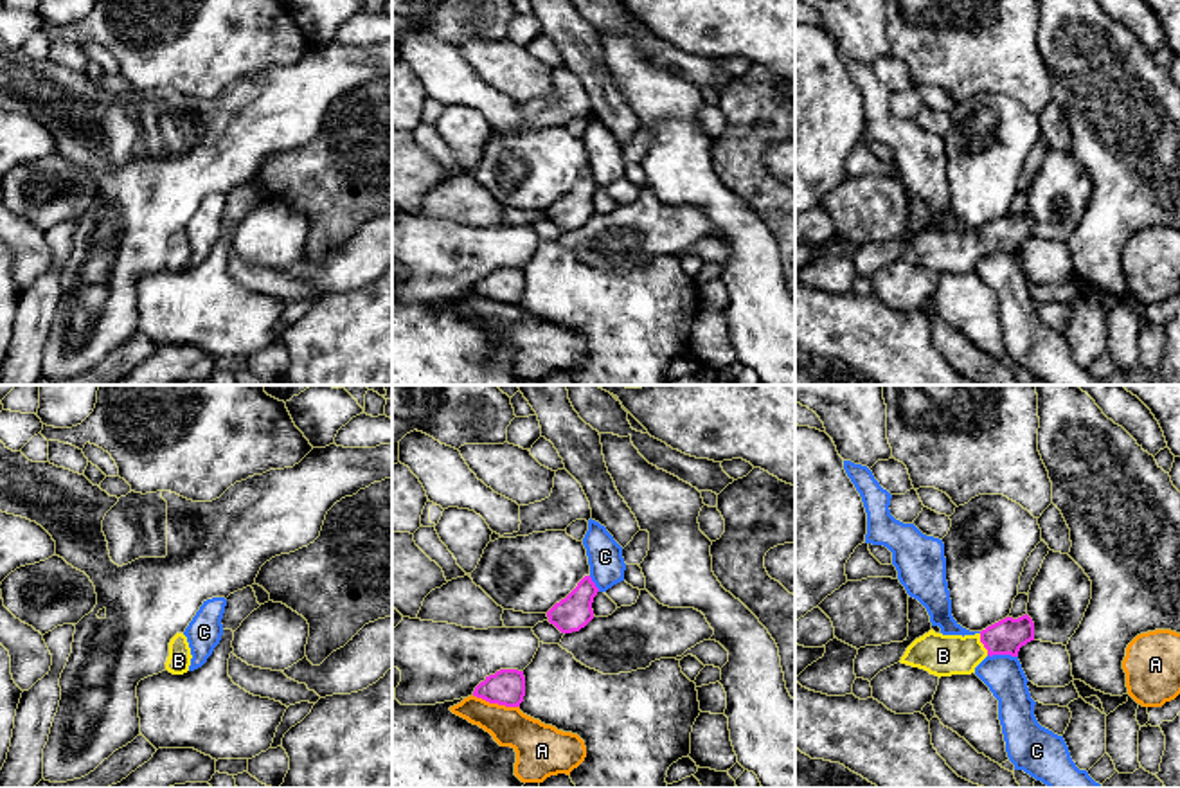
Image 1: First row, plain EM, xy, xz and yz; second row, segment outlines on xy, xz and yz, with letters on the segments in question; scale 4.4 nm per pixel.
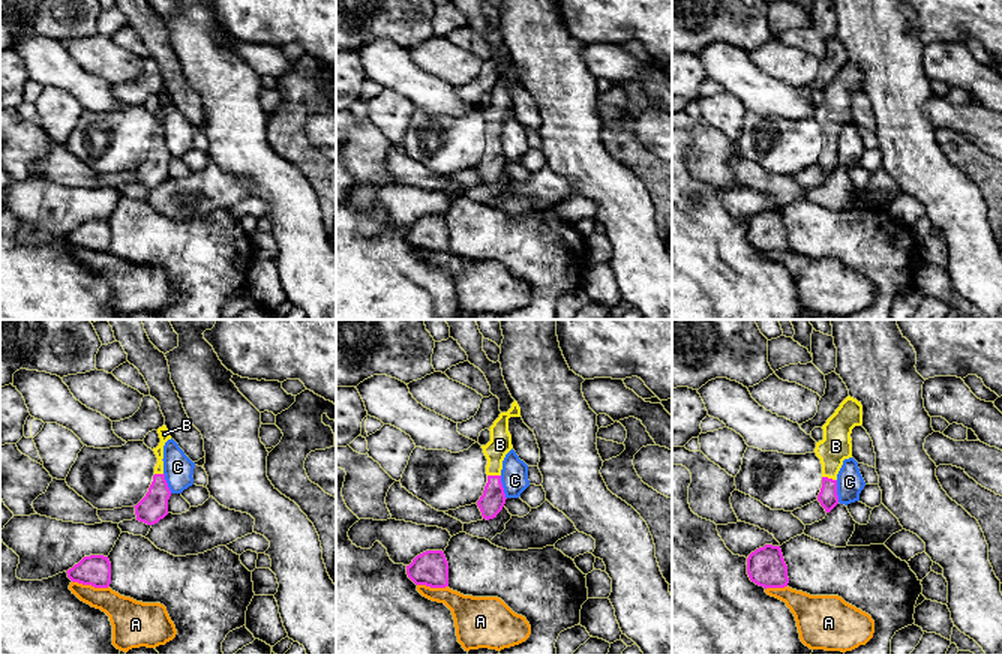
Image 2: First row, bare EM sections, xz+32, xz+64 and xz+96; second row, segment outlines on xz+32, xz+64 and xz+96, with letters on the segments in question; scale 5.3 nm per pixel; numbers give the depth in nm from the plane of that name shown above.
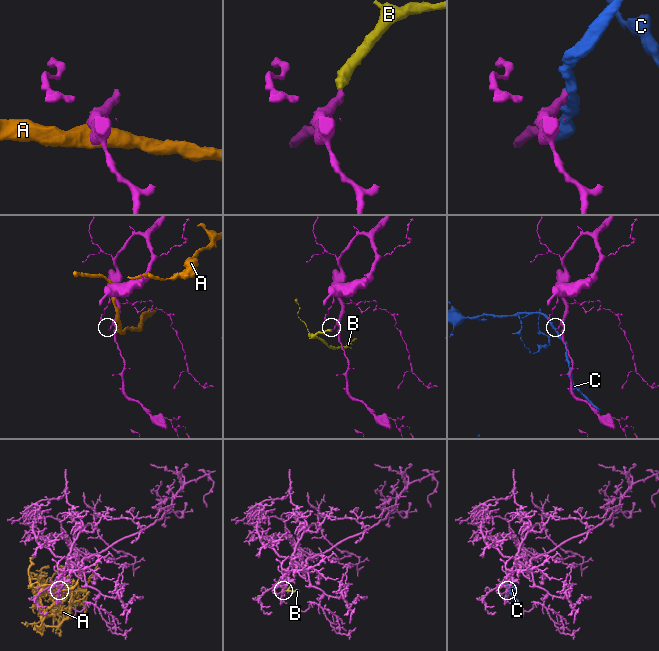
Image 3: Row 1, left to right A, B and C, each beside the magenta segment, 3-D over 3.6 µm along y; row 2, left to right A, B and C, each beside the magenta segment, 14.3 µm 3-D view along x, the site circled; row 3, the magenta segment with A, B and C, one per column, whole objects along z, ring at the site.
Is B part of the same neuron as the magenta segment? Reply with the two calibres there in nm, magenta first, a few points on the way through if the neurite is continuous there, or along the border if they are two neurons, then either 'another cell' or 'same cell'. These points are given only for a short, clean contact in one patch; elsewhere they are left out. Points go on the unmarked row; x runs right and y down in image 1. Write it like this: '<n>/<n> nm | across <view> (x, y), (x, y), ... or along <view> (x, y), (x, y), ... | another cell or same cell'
160/190 nm | across yz (1006, 234), (984, 241), (961, 252), (943, 252) | same cell

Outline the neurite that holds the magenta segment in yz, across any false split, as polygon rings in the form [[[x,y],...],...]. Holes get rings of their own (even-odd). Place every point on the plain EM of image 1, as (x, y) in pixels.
[[[1025,210],[1006,214],[975,232],[943,232],[930,227],[916,236],[901,254],[901,261],[919,264],[935,273],[971,272],[989,252],[1018,254],[1034,237],[1034,219]]]

